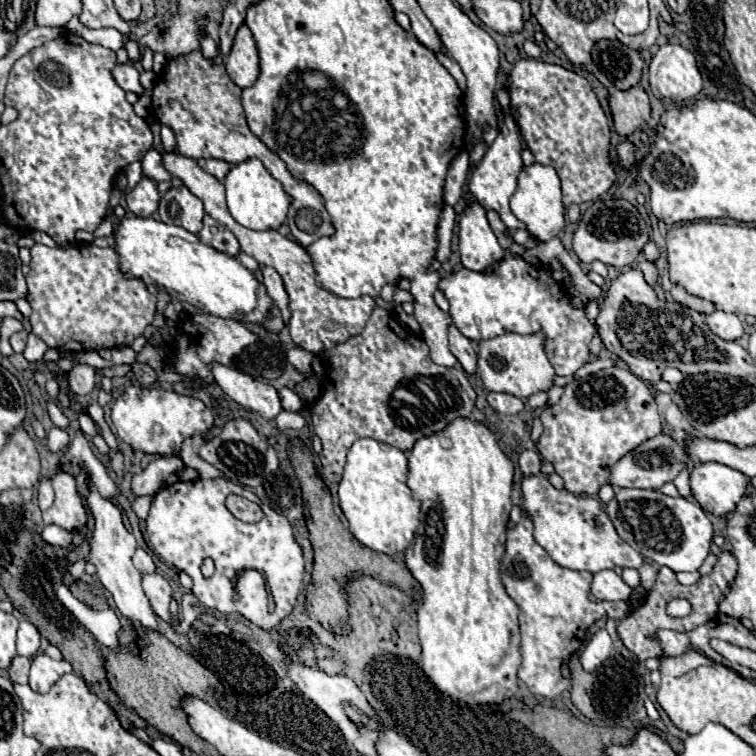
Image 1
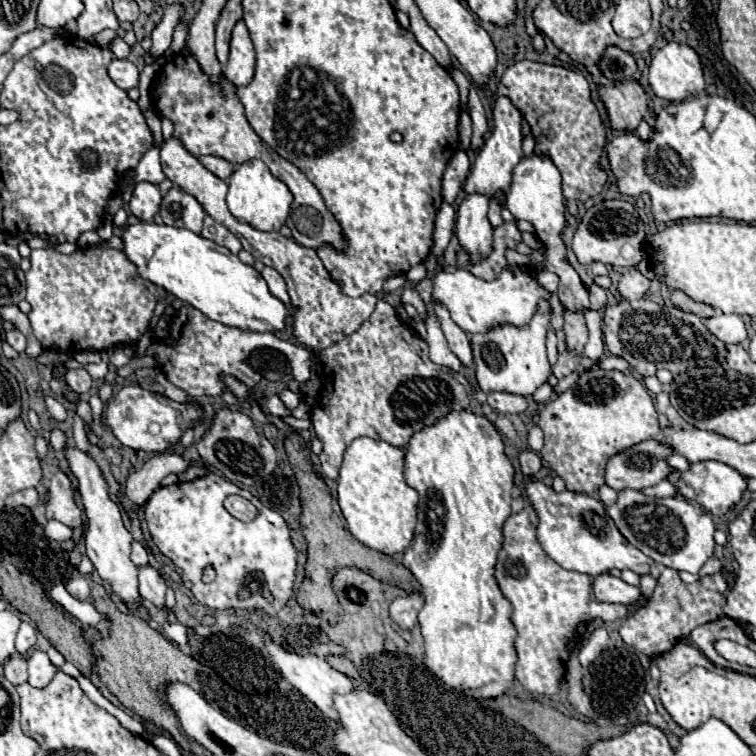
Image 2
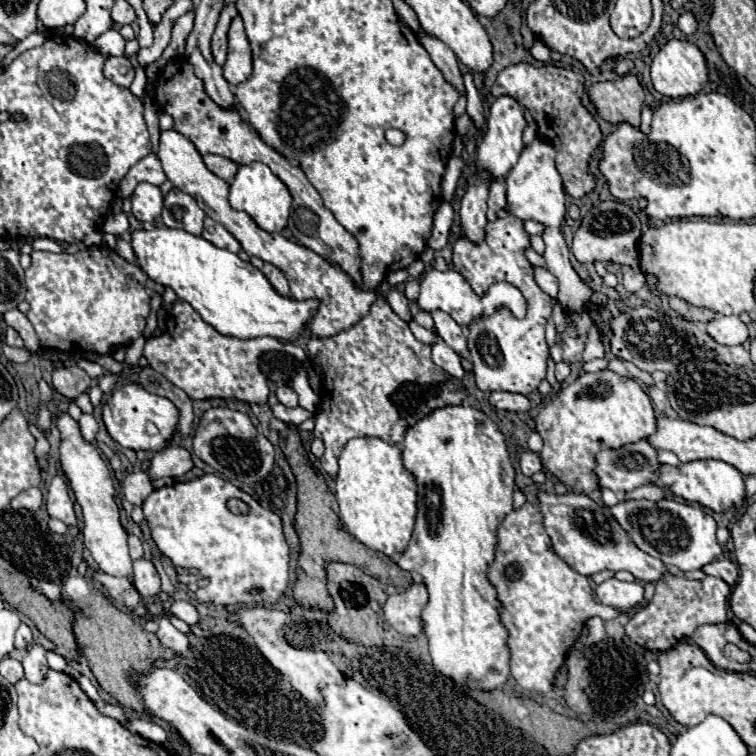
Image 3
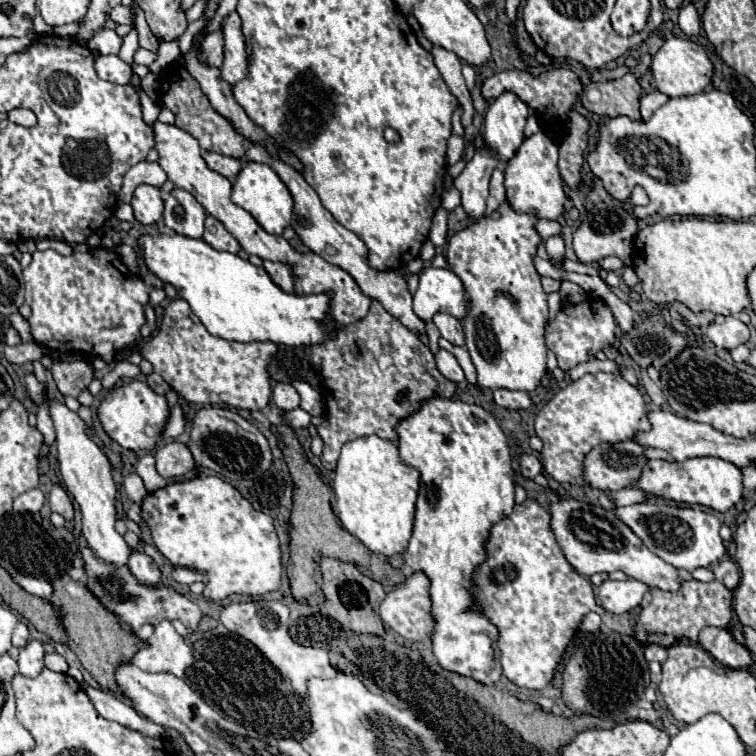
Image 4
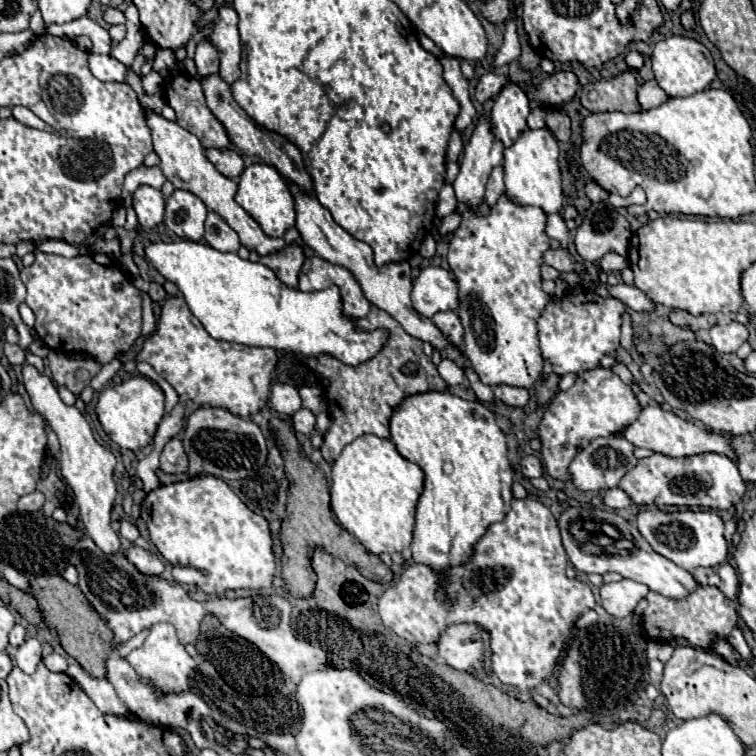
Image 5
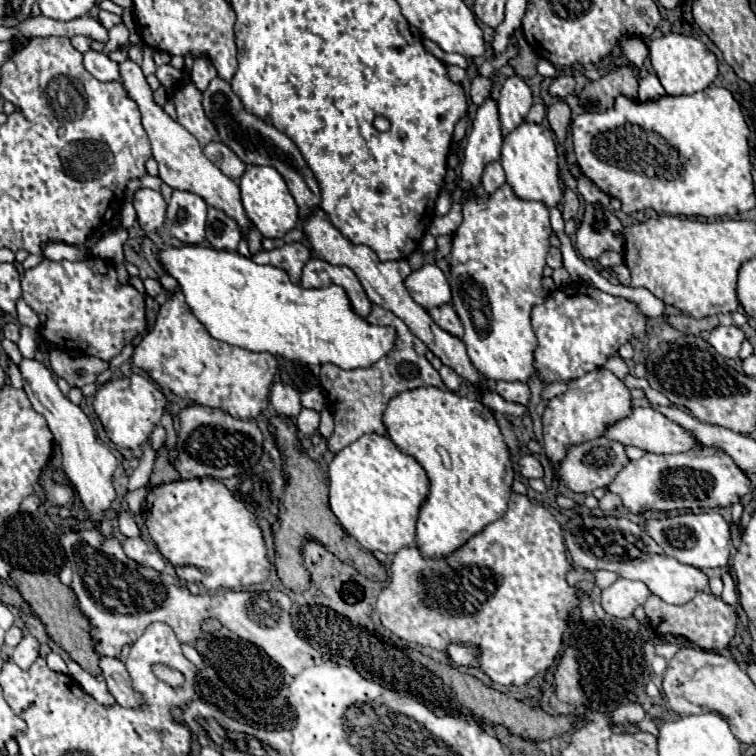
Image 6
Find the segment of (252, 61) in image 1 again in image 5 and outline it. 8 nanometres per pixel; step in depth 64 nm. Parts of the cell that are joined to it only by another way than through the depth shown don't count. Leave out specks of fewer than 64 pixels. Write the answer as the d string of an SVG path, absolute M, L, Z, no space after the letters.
M226 6L220 8L210 40L216 44L216 48L220 48L222 80L228 84L234 84L240 78L240 60L242 60L238 14L234 8L226 8Z

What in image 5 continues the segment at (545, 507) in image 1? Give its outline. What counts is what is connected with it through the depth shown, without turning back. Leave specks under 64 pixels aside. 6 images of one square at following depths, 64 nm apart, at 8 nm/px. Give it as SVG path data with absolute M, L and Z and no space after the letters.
M590 504L570 506L560 514L558 528L566 554L578 572L584 574L620 572L624 578L642 582L652 592L658 592L668 598L688 596L688 592L692 592L692 588L698 586L698 582L688 570L672 564L670 560L664 560L664 556L660 556L658 552L652 552L644 536L640 536L640 532L636 532L636 528L626 518L614 512L600 510Z

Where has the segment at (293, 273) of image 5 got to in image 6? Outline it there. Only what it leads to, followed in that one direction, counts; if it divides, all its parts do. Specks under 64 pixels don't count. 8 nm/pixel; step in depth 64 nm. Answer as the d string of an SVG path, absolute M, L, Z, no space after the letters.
M300 242L284 244L282 248L276 248L276 250L270 250L270 252L258 252L254 256L256 264L270 264L270 266L284 270L294 284L300 282L302 268L308 260L310 260L310 250Z

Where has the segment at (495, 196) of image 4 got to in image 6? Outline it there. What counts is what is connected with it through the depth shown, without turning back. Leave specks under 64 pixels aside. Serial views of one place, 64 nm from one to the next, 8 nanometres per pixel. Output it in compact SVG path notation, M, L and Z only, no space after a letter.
M500 162L488 164L488 168L484 170L484 176L482 176L482 184L484 184L486 194L494 194L504 182L506 182L506 180L504 180L502 164L500 164Z

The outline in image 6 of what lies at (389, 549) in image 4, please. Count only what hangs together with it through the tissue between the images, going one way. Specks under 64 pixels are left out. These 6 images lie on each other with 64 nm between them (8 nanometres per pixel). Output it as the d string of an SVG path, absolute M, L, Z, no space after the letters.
M364 434L356 442L340 450L328 468L330 476L330 508L336 514L342 528L354 536L362 548L380 550L384 554L396 554L404 546L416 542L416 518L422 502L428 496L428 476L424 468L408 454L400 452L388 436Z

